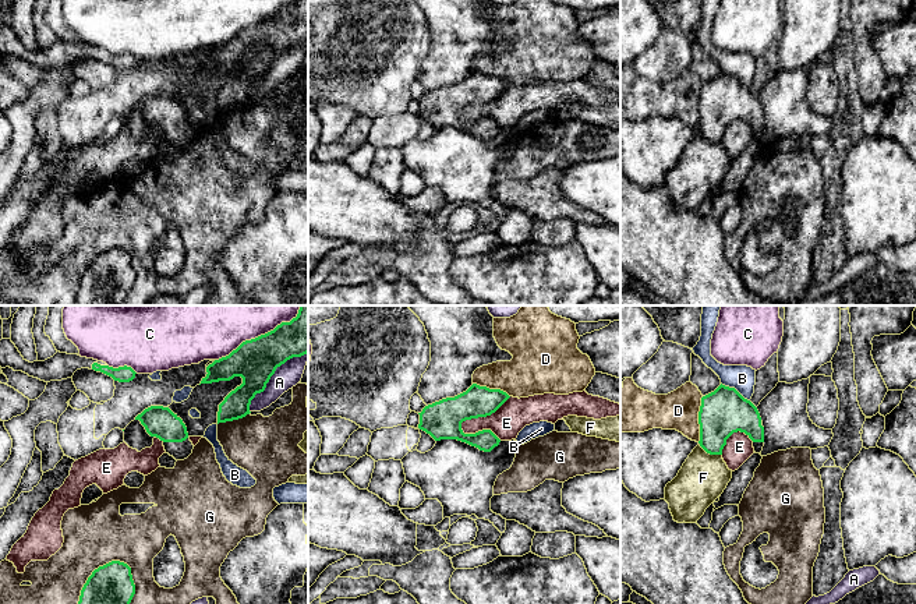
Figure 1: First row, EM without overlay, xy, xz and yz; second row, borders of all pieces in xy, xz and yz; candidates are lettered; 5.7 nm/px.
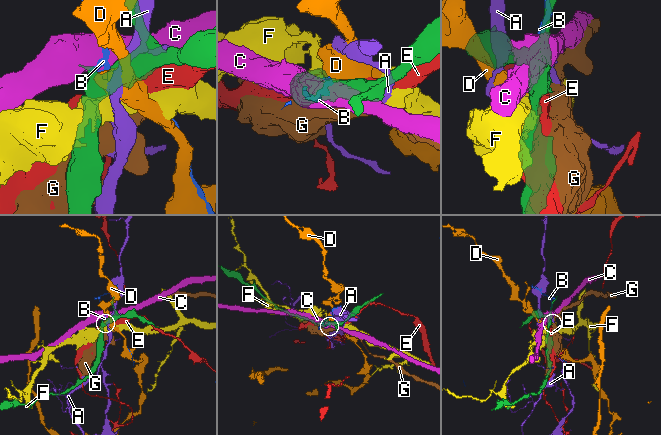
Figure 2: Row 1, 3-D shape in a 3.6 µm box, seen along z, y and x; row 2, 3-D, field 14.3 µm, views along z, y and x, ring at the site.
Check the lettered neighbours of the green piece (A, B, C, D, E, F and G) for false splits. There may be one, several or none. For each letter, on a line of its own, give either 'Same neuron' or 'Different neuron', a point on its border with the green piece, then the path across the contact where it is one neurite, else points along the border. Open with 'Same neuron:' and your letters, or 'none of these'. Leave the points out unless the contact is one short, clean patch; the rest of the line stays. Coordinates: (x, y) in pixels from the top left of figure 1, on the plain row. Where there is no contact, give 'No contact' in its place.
Same neuron: none of these
A: Different neuron. Touches green at xy (271, 63)
B: Different neuron. Touches green at yz (734, 76)
C: Different neuron. Touches green at xy (258, 24)
D: Different neuron. Touches green at yz (699, 106)
E: Different neuron. Touches green at xz (481, 103)
F: Different neuron. Touches green at yz (710, 141)
G: Different neuron. Touches green at xy (91, 262)

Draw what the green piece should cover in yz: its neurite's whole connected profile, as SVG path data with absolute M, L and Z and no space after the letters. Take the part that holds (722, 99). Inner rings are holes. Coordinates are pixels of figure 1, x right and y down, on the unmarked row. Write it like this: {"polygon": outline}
{"polygon": "M719 73L714 80L701 85L699 99L700 134L710 142L722 142L726 127L733 120L745 120L751 128L756 141L764 134L764 114L757 95L745 86L735 75Z"}

